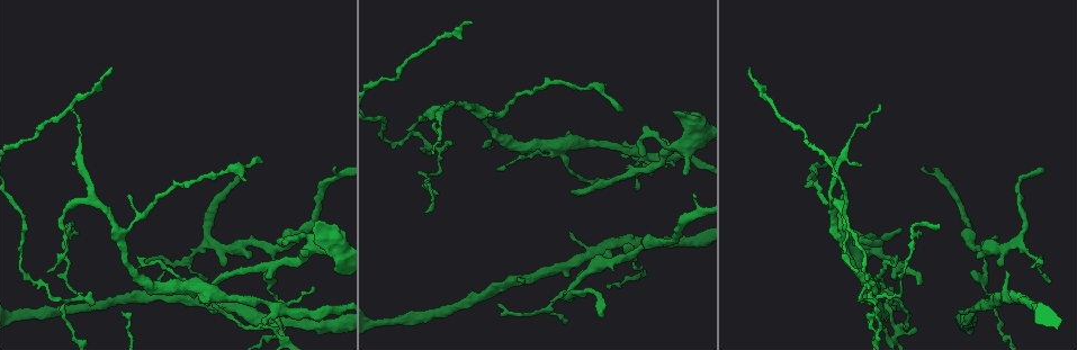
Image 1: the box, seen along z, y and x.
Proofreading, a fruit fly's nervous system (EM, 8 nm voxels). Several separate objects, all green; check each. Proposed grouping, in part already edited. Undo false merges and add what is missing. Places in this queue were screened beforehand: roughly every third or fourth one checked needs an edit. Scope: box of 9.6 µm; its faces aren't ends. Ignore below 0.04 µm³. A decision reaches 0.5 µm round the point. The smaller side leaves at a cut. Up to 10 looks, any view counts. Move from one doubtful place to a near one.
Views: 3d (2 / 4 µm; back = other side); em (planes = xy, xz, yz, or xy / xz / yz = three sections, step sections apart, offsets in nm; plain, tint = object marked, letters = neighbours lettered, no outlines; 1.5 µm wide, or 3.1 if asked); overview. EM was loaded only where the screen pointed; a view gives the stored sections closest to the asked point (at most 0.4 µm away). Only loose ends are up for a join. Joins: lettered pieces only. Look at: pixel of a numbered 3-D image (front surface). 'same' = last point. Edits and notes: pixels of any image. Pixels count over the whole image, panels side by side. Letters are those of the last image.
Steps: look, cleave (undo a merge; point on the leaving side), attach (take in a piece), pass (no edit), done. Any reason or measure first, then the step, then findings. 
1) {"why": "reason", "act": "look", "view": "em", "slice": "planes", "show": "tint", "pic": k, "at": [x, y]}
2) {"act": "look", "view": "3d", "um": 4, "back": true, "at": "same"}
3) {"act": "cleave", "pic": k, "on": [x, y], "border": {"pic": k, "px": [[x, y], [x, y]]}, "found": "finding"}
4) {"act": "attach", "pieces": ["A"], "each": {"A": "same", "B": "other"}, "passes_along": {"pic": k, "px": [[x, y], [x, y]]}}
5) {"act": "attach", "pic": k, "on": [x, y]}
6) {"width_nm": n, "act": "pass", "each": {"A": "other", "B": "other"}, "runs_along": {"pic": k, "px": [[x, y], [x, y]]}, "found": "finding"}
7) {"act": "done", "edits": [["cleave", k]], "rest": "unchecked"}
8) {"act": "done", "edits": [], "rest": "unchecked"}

{"why": "tapers out", "act": "look", "view": "em", "slice": "xy", "step": 4, "show": "letters", "pic": 1, "at": [918, 285]}

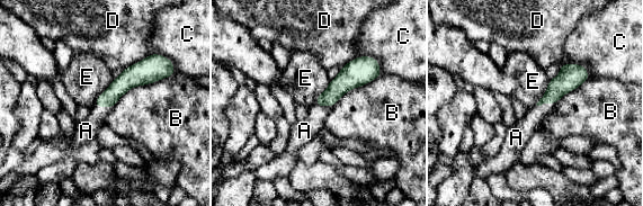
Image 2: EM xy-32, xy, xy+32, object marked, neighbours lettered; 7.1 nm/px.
{"act": "attach", "pieces": ["A"], "each": {"A": "same", "B": "other", "C": "other", "D": "other", "E": "other"}, "found": "the neuron continues"}

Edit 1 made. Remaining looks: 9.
{"act": "look", "view": "overview"}

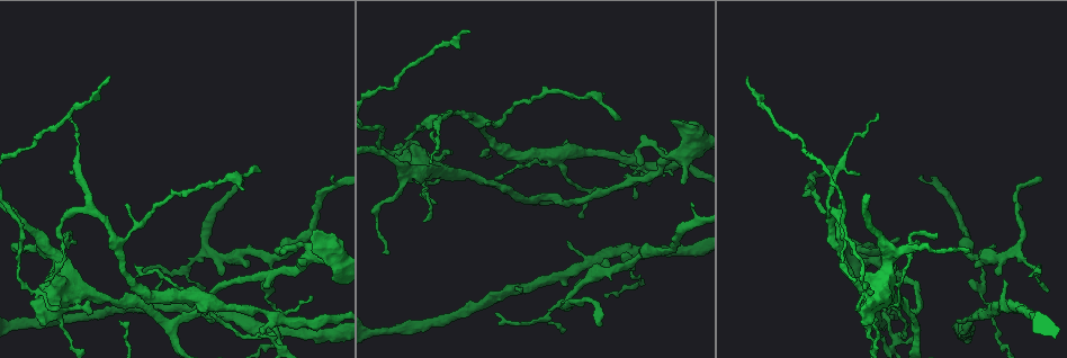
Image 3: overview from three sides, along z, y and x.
{"why": "an open end", "act": "look", "view": "3d", "um": 2, "pic": 3, "at": [316, 229]}

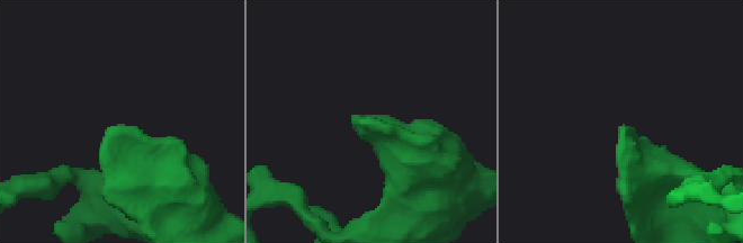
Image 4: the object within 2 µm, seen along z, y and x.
{"why": "need the tissue", "act": "look", "view": "em", "slice": "planes", "show": "letters", "pic": 4, "at": [370, 117]}

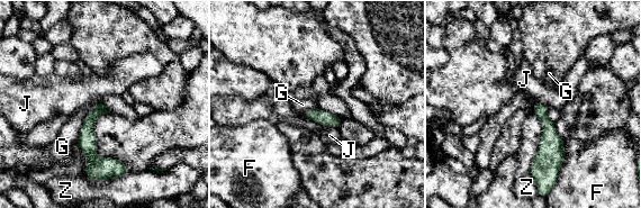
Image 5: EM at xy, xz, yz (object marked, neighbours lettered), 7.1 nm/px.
{"act": "pass", "each": {"F": "other", "G": "other", "J": "other", "Z": "other"}, "border": {"pic": 5, "px": [[99, 102], [84, 117], [77, 139]]}, "found": "none of them fits"}

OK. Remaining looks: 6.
{"why": "an open end", "act": "look", "view": "em", "slice": "xy", "step": 8, "show": "letters", "pic": 3, "at": [599, 325]}

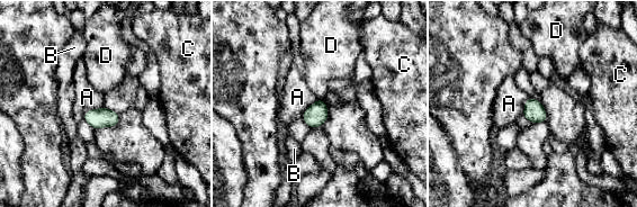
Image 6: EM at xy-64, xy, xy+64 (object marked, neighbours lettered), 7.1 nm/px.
{"why": "another direction", "act": "look", "view": "em", "slice": "planes", "show": "letters", "at": "same"}

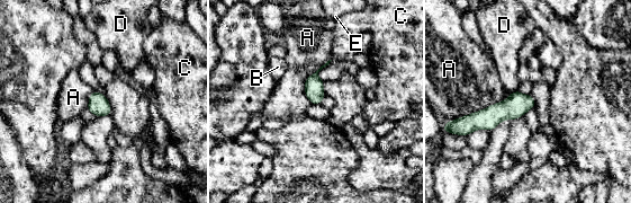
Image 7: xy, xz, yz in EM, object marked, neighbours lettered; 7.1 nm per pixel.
{"act": "pass", "each": {"A": "other", "B": "other", "C": "other", "D": "other", "E": "other"}, "runs_along": {"pic": 7, "px": [[532, 102], [488, 118], [467, 118]]}, "found": "none of them fits"}

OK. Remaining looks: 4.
{"why": "abrupt turn", "act": "look", "view": "em", "slice": "planes", "show": "letters", "pic": 3, "at": [565, 308]}

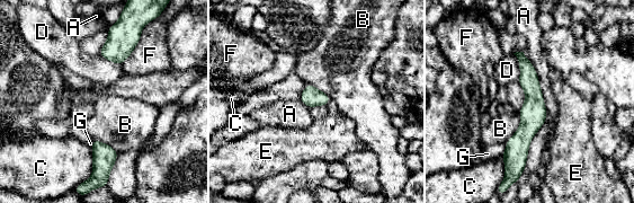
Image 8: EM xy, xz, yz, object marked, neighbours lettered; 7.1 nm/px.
{"act": "pass", "each": {"A": "other", "B": "other", "C": "other", "D": "other", "E": "other", "F": "other", "G": "other"}, "border": {"pic": 8, "px": [[523, 52], [536, 72], [547, 115]]}, "found": "one neuron here"}

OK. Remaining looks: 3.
{"act": "done", "edits": [["attach", 2]], "rest": "unchecked"}

